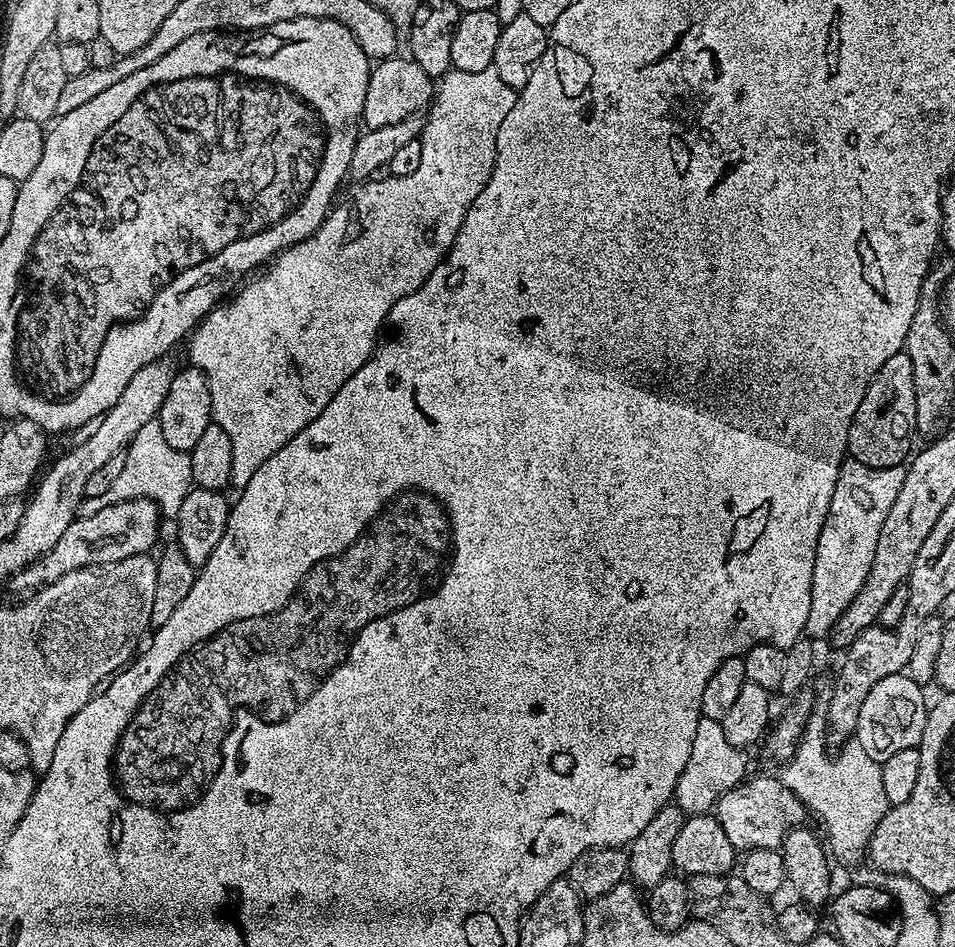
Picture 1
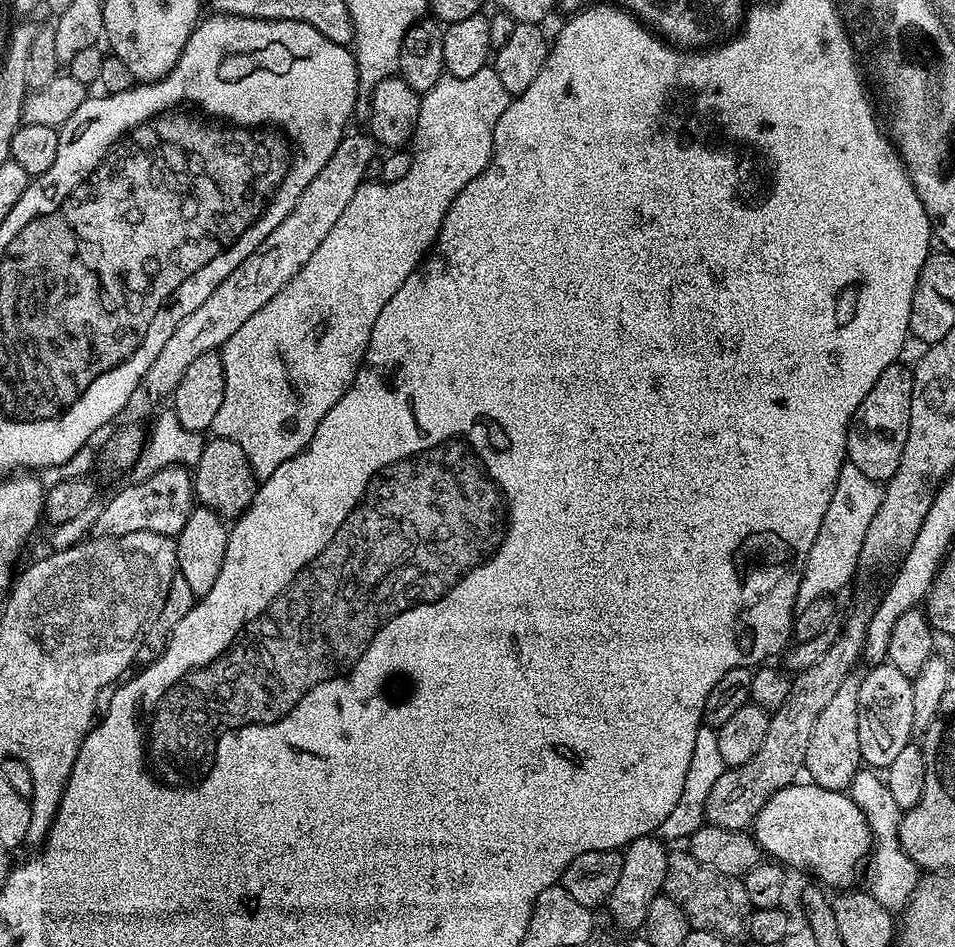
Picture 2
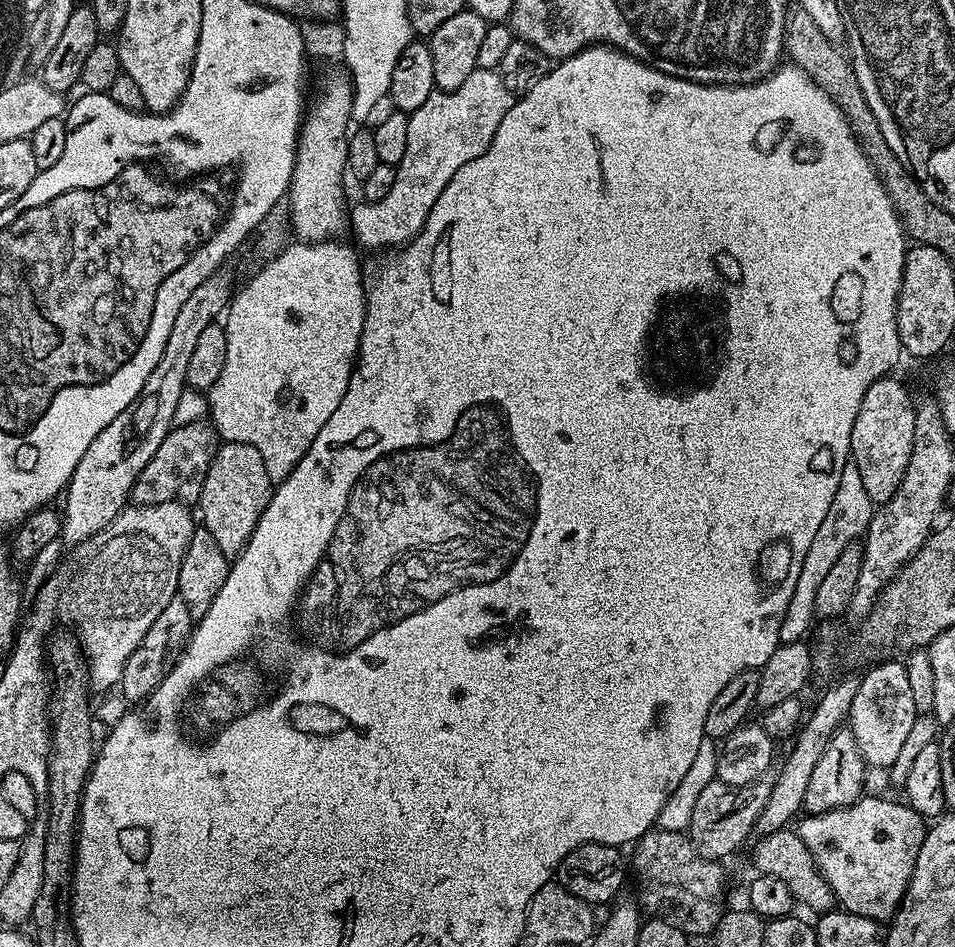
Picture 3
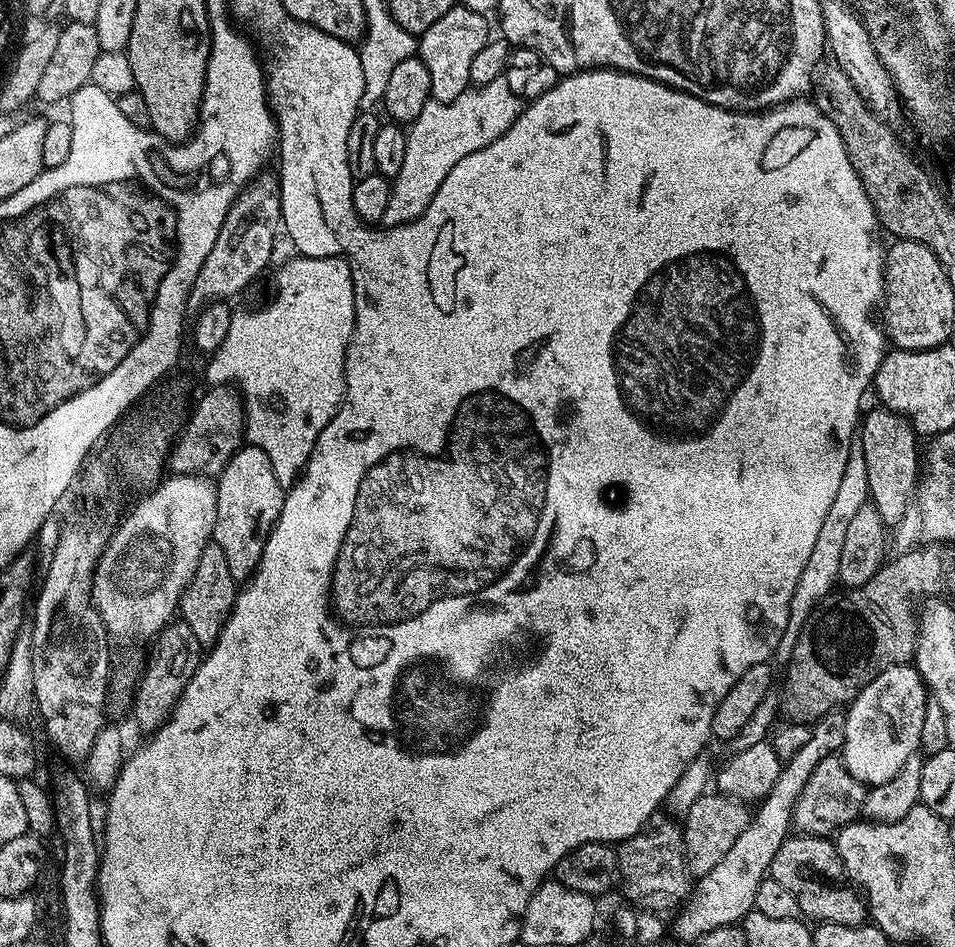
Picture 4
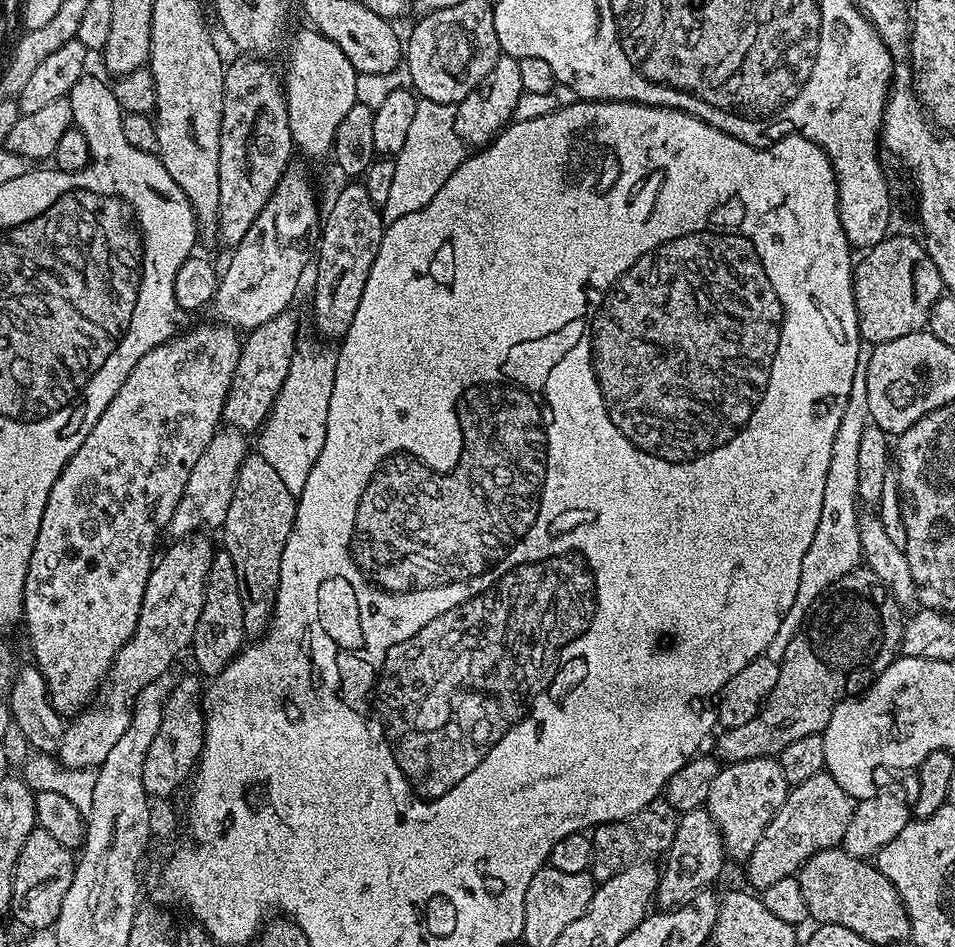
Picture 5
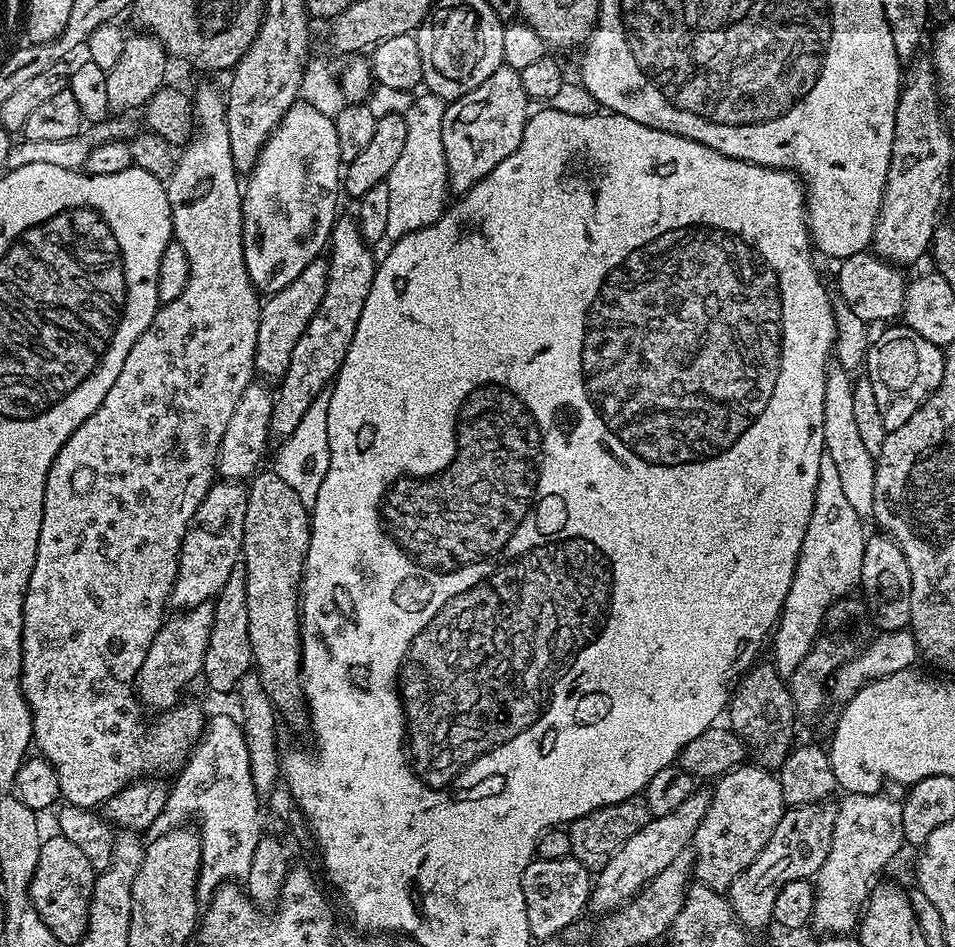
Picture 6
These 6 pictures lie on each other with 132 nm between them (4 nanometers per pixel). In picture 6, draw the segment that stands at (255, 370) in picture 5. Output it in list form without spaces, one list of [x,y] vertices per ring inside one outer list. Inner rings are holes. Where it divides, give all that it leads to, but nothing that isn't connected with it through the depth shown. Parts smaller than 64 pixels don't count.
[[[322,258],[314,259],[282,291],[276,291],[263,301],[256,347],[256,372],[259,375],[269,376],[272,382],[276,382],[286,374],[290,366],[290,354],[294,354],[294,346],[298,346],[298,338],[302,338],[310,318],[314,318],[314,312],[322,302],[326,292],[327,276],[327,261]]]

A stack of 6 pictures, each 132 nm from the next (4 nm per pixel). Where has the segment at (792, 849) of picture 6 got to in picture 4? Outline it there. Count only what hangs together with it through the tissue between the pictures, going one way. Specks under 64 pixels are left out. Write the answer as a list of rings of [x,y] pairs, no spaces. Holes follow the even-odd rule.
[[[839,755],[822,758],[822,762],[814,766],[814,774],[810,774],[806,786],[802,786],[802,794],[798,794],[796,805],[792,808],[795,831],[810,836],[831,837],[861,815],[865,795],[865,785],[853,778]]]

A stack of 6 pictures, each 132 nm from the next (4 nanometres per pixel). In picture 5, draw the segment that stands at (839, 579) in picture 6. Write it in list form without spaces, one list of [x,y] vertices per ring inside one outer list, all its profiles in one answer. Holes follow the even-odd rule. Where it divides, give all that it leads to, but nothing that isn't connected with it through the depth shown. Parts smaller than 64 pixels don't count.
[[[857,370],[854,382],[850,386],[850,398],[846,402],[846,410],[842,413],[842,422],[838,422],[838,434],[834,434],[834,450],[830,450],[830,470],[826,470],[826,491],[822,493],[822,515],[818,517],[818,530],[814,530],[814,542],[810,542],[810,550],[806,550],[806,558],[802,558],[802,578],[798,578],[798,598],[794,598],[788,611],[784,613],[778,626],[778,634],[774,634],[774,642],[768,644],[767,656],[777,662],[786,654],[786,646],[794,638],[794,634],[804,623],[808,609],[816,599],[825,592],[838,578],[850,574],[855,568],[861,567],[862,549],[860,546],[860,512],[858,505],[858,446],[862,439],[862,430],[870,422],[867,408],[867,374]]]

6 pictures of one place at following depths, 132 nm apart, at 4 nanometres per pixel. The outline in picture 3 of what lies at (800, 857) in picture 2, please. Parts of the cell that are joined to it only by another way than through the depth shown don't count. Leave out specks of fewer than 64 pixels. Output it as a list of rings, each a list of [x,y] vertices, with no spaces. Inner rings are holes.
[[[865,794],[845,808],[805,815],[798,827],[839,907],[877,922],[891,921],[904,901],[926,831],[925,817],[897,800]]]

